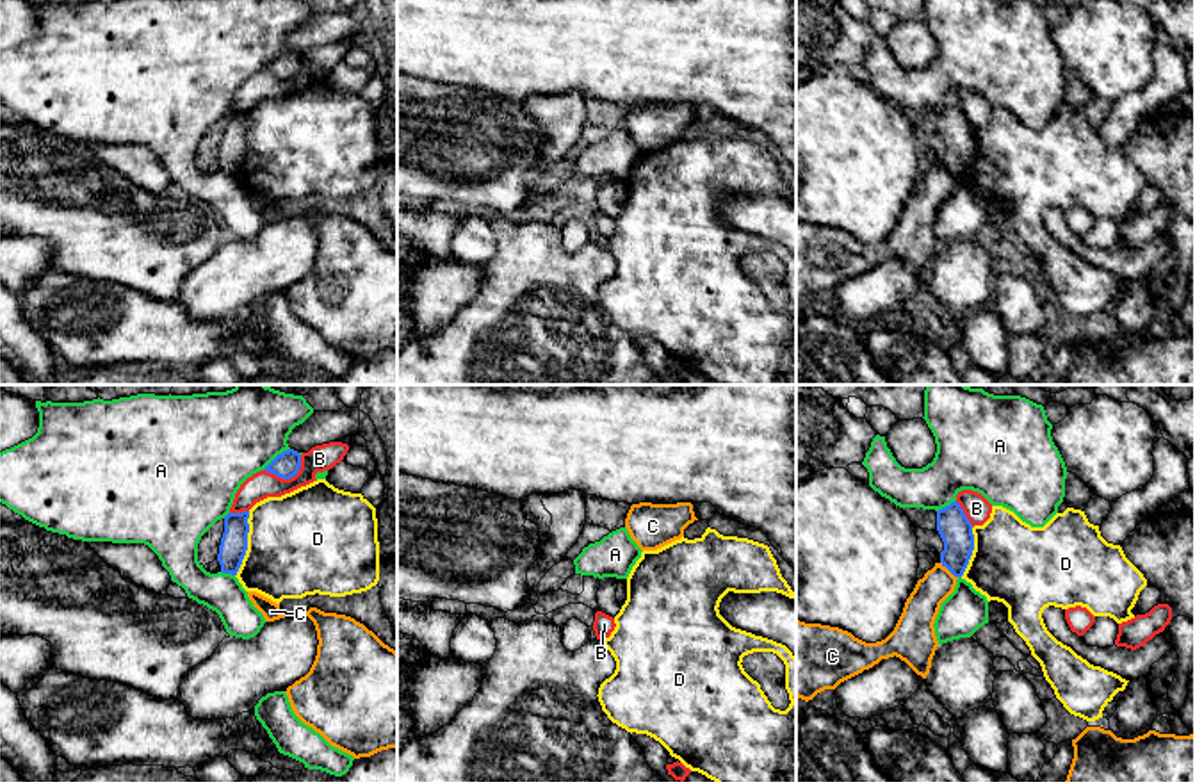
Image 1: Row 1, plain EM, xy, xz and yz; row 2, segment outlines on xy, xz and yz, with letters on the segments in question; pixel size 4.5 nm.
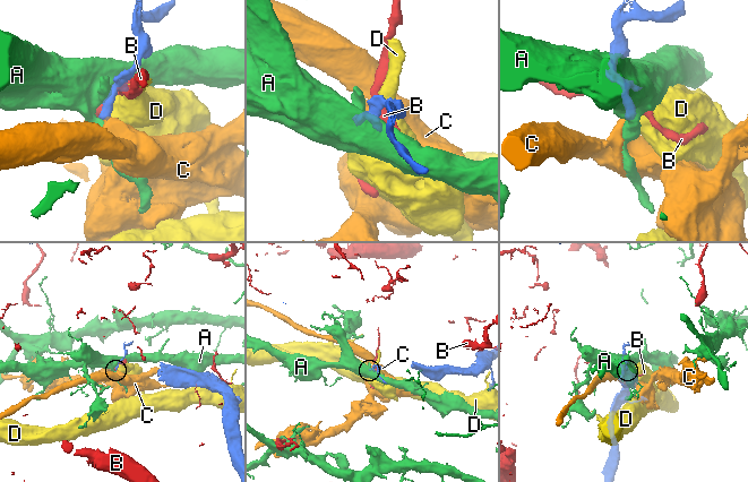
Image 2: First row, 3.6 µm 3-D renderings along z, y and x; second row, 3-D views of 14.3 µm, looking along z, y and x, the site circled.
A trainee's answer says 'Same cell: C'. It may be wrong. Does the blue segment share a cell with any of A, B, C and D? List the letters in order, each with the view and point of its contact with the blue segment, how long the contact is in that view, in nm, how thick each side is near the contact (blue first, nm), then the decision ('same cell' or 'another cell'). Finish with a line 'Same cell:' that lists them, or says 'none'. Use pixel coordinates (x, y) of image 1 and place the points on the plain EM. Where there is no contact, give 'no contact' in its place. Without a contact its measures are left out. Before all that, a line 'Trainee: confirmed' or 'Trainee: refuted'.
Trainee: refuted
A: meets blue in xy at (276, 57); contact 160 nm long; 120 nm thick on the blue side, 400 nm on the other; another cell
B: meets blue in xy at (289, 79); contact 190 nm long; 120 nm thick on the blue side, 120 nm on the other; another cell
C: meets blue in yz at (950, 171); contact 110 nm long; 150 nm thick on the blue side, 160 nm on the other; another cell
D: meets blue in xy at (246, 145); contact 300 nm long; 130 nm thick on the blue side, 460 nm on the other; another cell
Same cell: none

